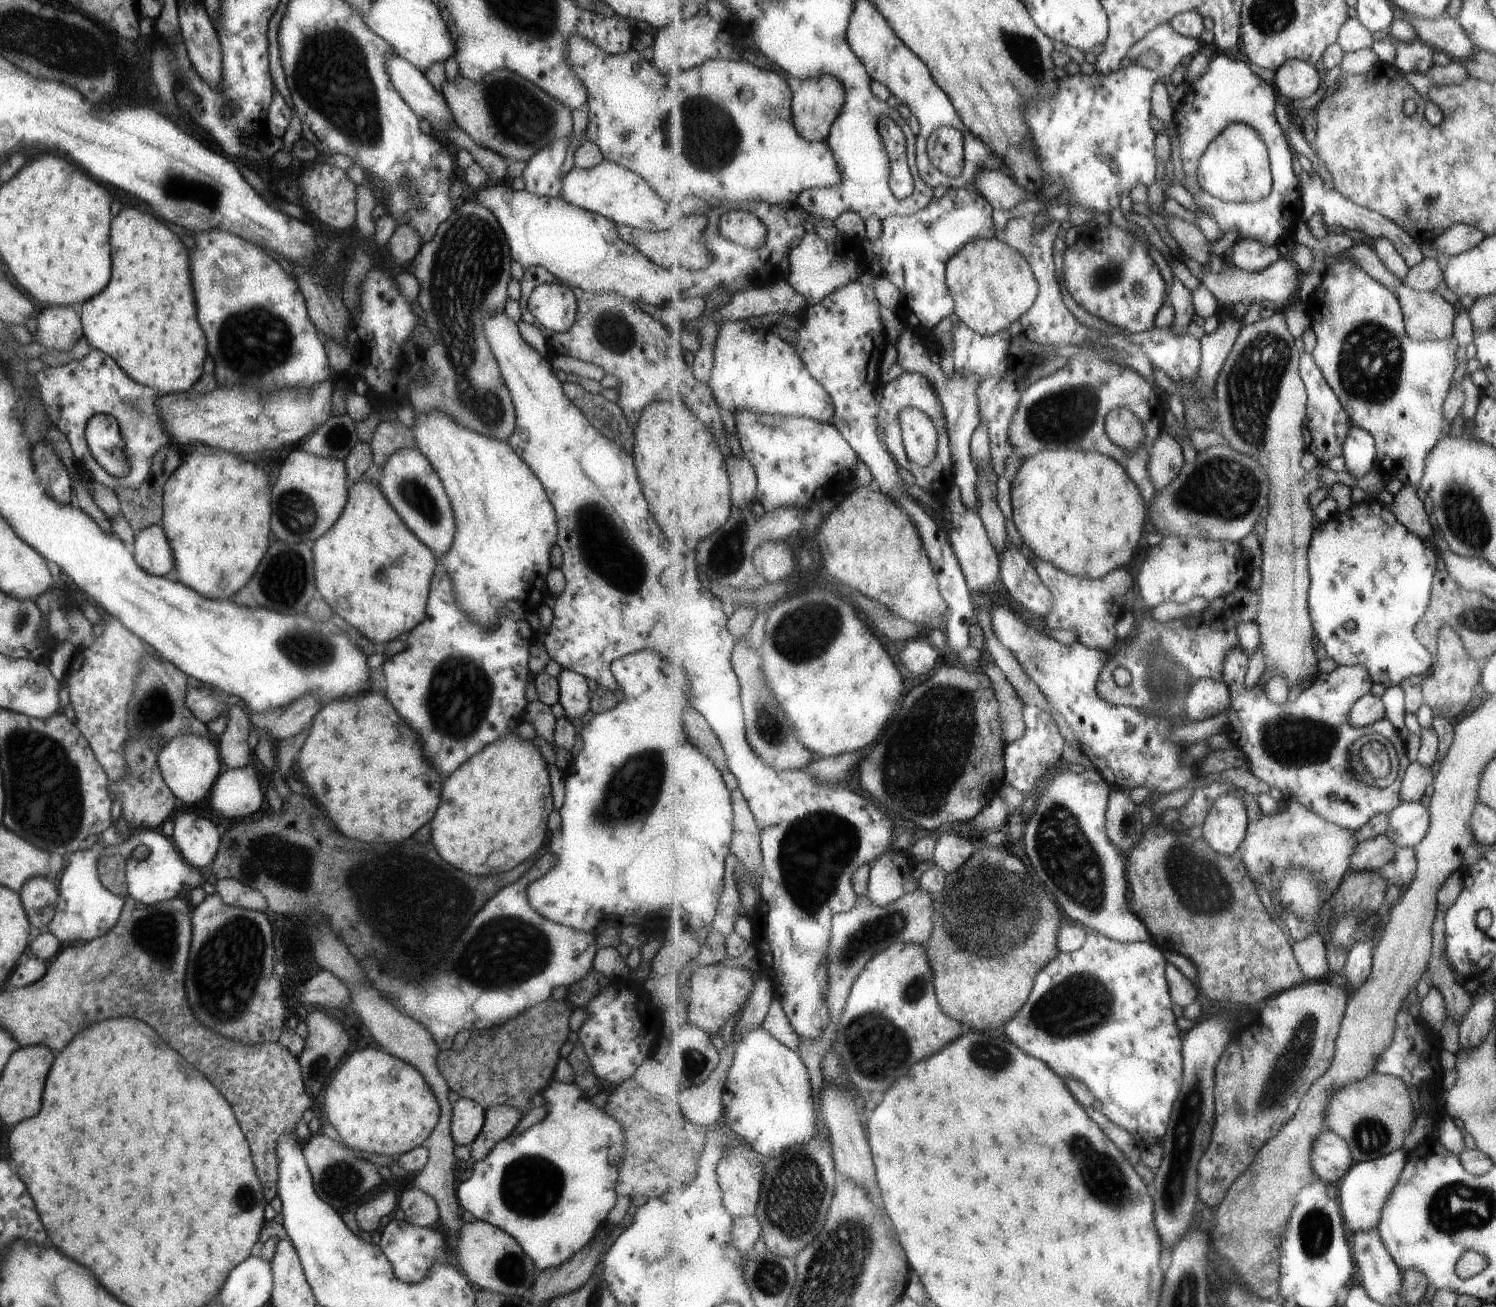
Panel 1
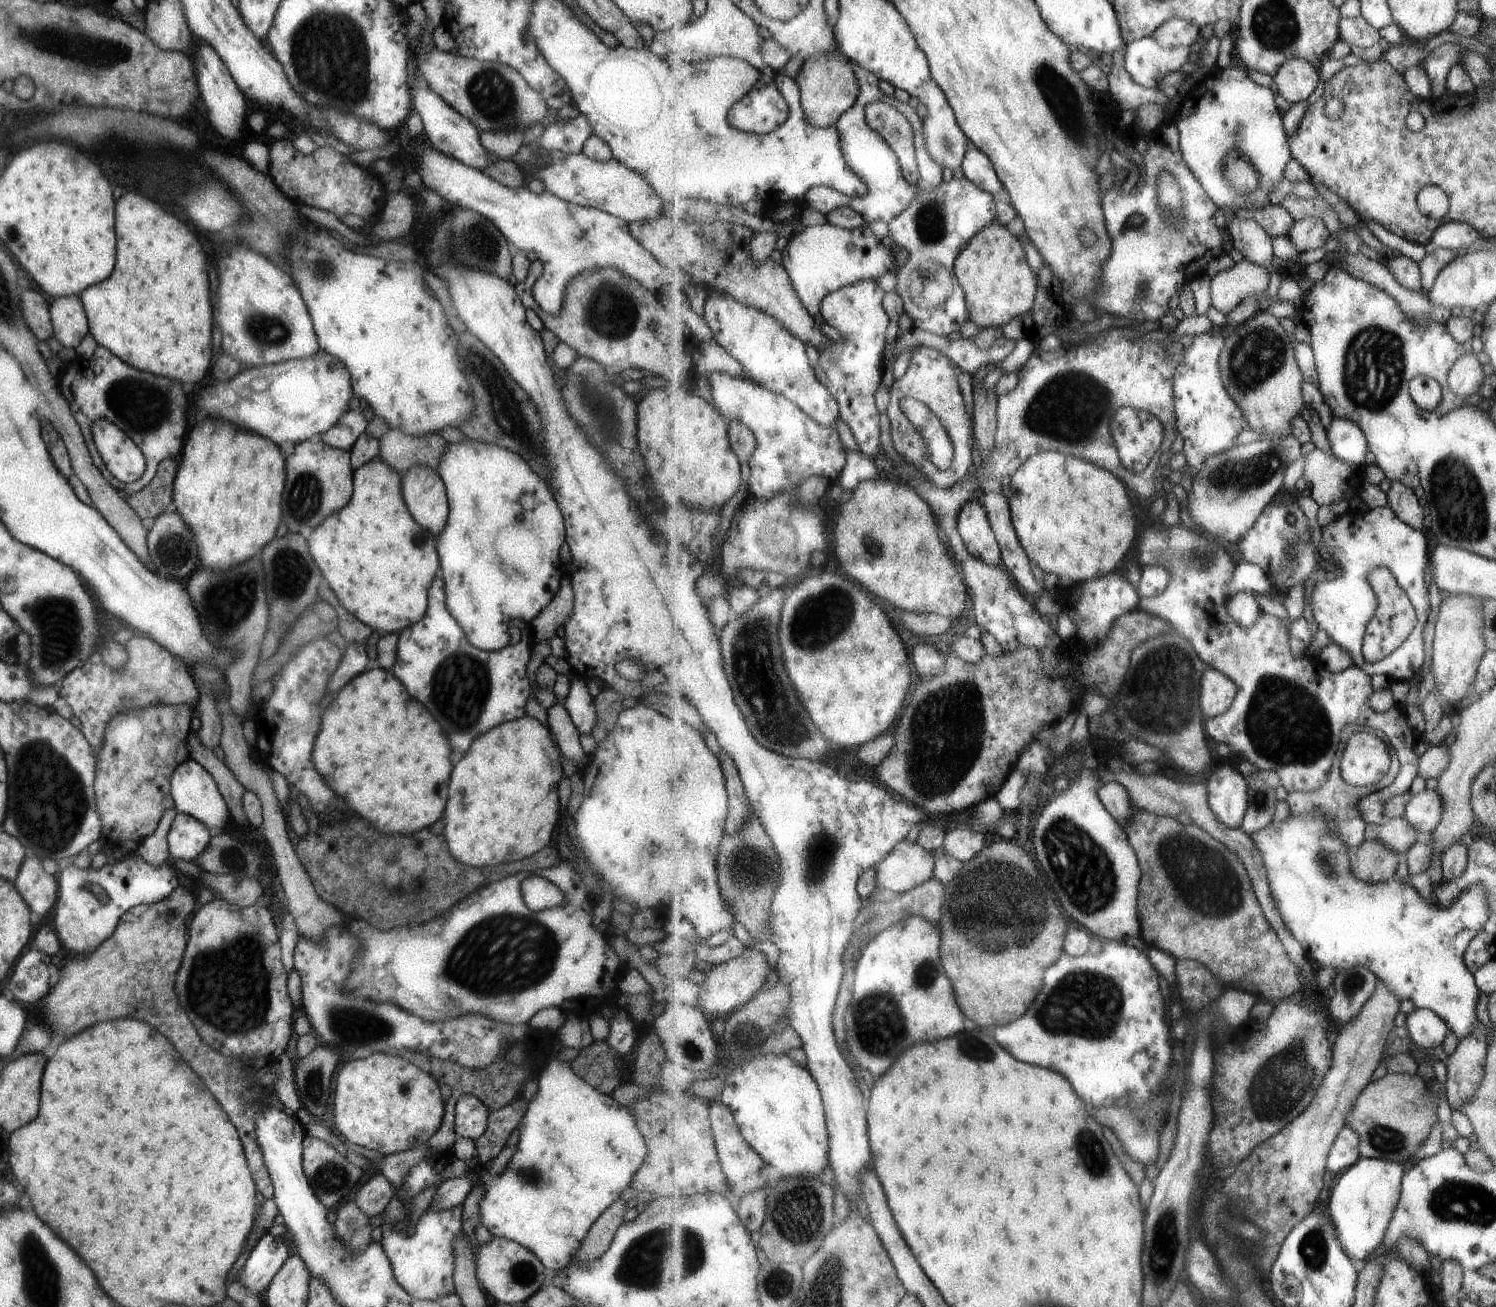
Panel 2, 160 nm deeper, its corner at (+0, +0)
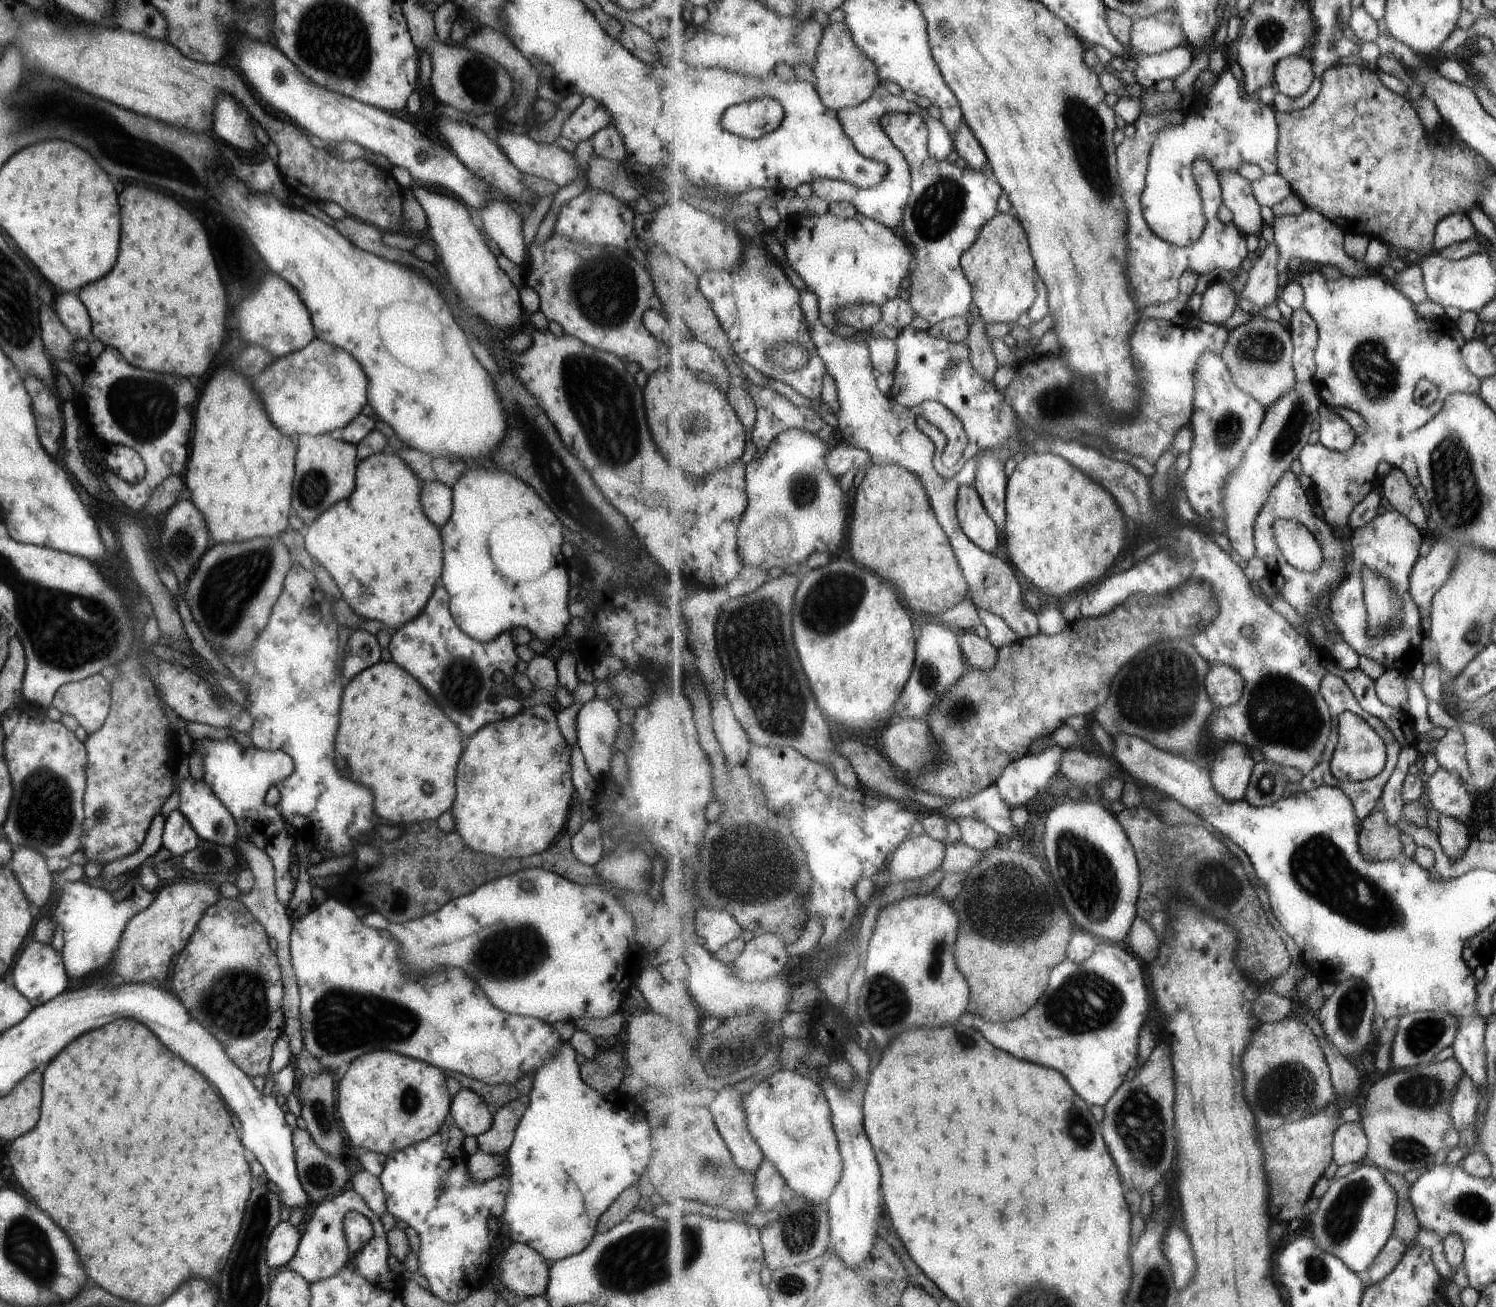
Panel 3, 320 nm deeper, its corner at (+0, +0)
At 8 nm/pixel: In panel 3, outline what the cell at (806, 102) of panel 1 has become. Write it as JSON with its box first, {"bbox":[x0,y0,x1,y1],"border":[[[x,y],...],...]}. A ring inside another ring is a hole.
{"bbox":[813,21,881,112],"border":[[[845,21],[834,22],[824,27],[824,39],[818,48],[813,73],[817,80],[816,89],[825,106],[837,112],[867,102],[874,95],[876,88],[881,85],[877,65],[859,48]]]}

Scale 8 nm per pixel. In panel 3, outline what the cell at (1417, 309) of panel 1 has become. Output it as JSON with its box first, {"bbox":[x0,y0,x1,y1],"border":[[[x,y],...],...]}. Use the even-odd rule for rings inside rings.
{"bbox":[1272,209,1368,277],"border":[[[1308,209],[1301,215],[1277,215],[1274,218],[1272,226],[1275,242],[1277,243],[1280,259],[1278,262],[1278,271],[1280,273],[1287,271],[1287,266],[1291,258],[1300,258],[1301,261],[1317,262],[1317,264],[1330,264],[1341,270],[1343,276],[1365,277],[1368,273],[1365,271],[1366,264],[1361,260],[1355,260],[1345,250],[1343,250],[1343,240],[1345,233],[1334,222],[1331,222],[1326,216],[1317,211]]]}

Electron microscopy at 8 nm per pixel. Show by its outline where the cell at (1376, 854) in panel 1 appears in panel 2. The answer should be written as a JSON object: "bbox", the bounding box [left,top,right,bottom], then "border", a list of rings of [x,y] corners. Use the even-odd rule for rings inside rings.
{"bbox":[1371,817,1420,856],"border":[[[1405,817],[1387,819],[1385,824],[1374,828],[1371,835],[1399,856],[1405,856],[1406,852],[1420,839],[1418,830]]]}

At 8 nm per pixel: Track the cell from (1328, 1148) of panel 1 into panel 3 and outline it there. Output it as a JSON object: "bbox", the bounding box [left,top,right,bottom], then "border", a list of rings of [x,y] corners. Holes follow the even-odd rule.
{"bbox":[1334,1122,1369,1165],"border":[[[1361,1122],[1343,1123],[1334,1134],[1334,1161],[1339,1165],[1356,1162],[1368,1156],[1369,1139]]]}

